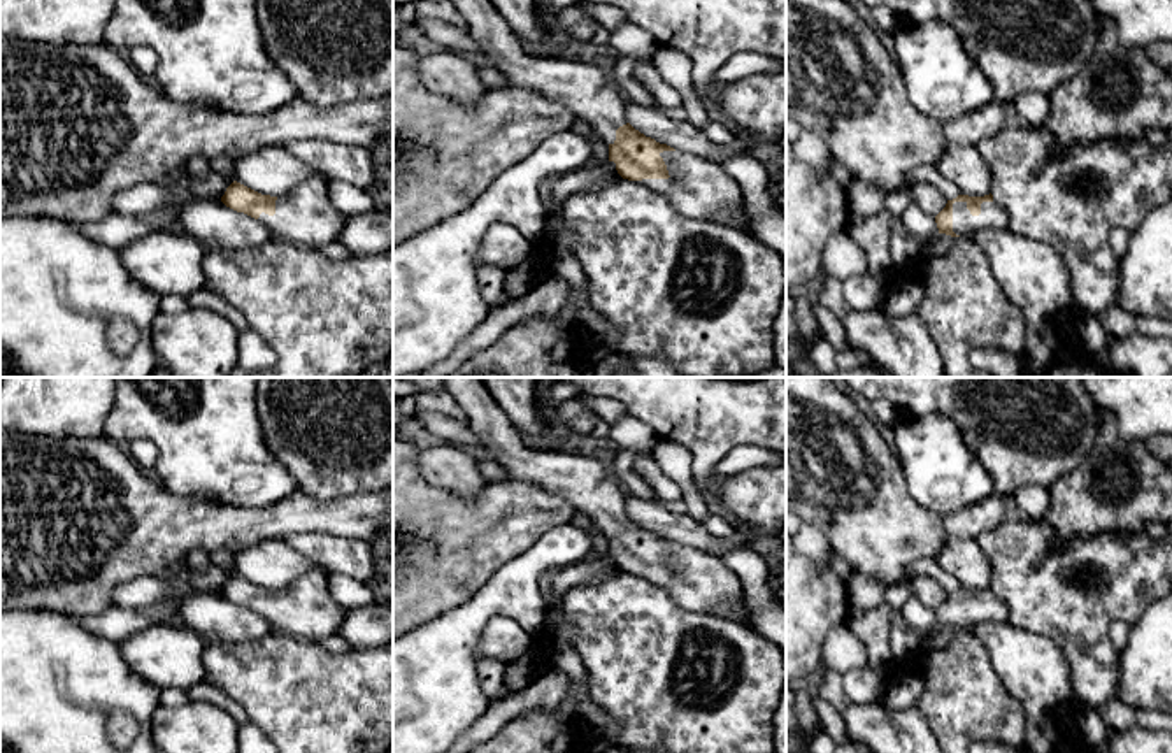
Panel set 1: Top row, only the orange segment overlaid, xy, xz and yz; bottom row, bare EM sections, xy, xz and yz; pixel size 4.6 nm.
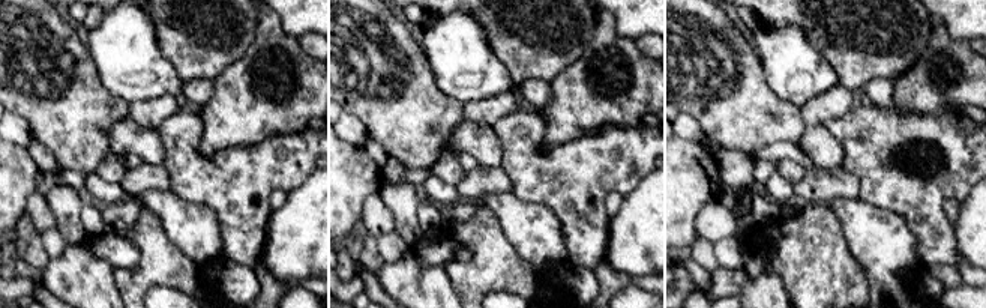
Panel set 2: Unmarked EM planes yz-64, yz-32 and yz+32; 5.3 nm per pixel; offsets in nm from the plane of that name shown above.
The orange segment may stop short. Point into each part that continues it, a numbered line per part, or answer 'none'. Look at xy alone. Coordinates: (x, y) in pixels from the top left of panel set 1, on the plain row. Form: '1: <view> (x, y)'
1: xy (306, 609)

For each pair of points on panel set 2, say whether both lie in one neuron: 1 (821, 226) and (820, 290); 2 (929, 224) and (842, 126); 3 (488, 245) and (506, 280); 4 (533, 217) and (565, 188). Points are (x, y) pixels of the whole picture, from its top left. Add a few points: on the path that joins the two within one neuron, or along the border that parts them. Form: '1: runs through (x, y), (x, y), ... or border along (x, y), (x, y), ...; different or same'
1: runs through (820, 242), (820, 274); same
2: runs through (916, 200), (866, 150); same
3: runs through (491, 254), (494, 265), (500, 271); same
4: border along (512, 193), (545, 205), (563, 235); different

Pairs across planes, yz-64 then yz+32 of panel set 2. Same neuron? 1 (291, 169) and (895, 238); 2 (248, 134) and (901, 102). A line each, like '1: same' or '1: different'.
1: different
2: same

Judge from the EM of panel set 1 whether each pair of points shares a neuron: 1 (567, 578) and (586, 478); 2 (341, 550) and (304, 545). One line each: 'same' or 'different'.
1: different
2: same

